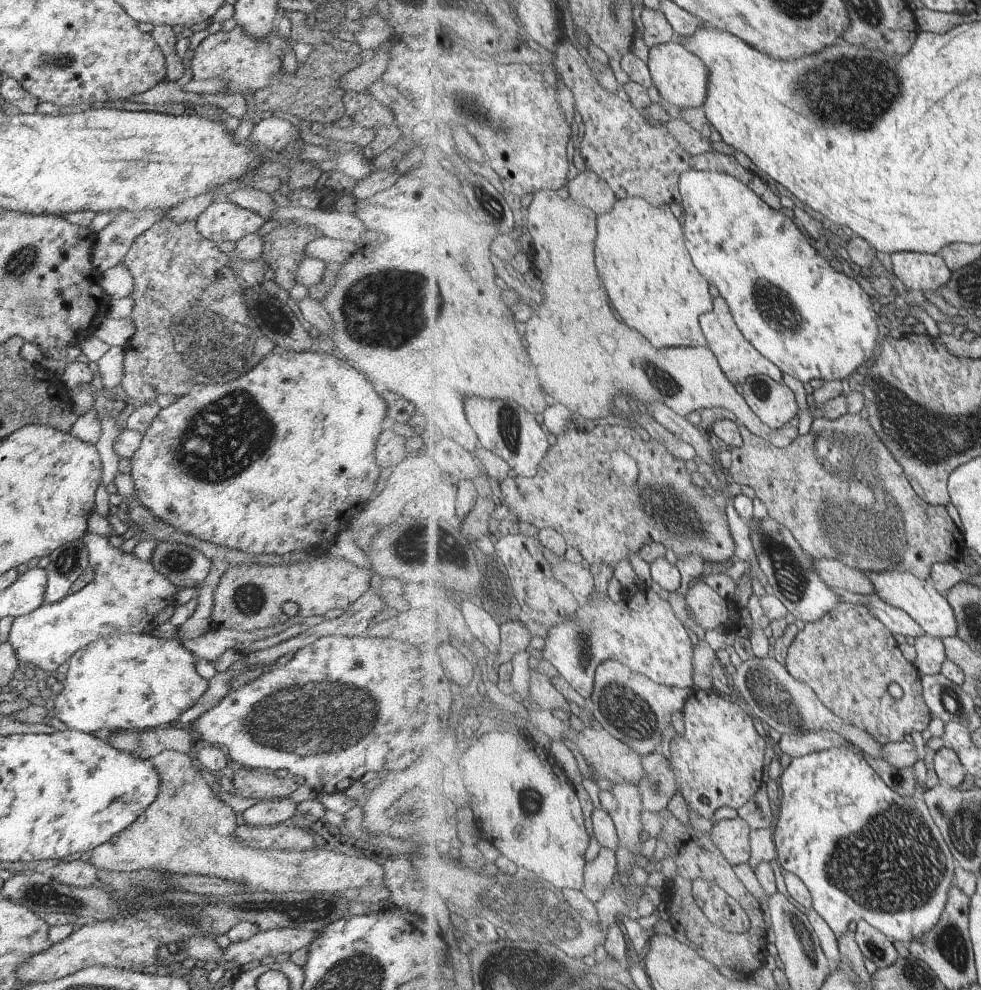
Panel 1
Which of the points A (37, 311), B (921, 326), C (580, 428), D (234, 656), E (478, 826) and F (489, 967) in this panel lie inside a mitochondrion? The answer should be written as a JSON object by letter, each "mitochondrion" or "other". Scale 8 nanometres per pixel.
{"A":"mitochondrion","B":"other","C":"other","D":"other","E":"other","F":"other"}

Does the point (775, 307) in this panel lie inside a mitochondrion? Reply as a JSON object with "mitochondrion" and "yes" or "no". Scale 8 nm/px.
{"mitochondrion":"yes"}

